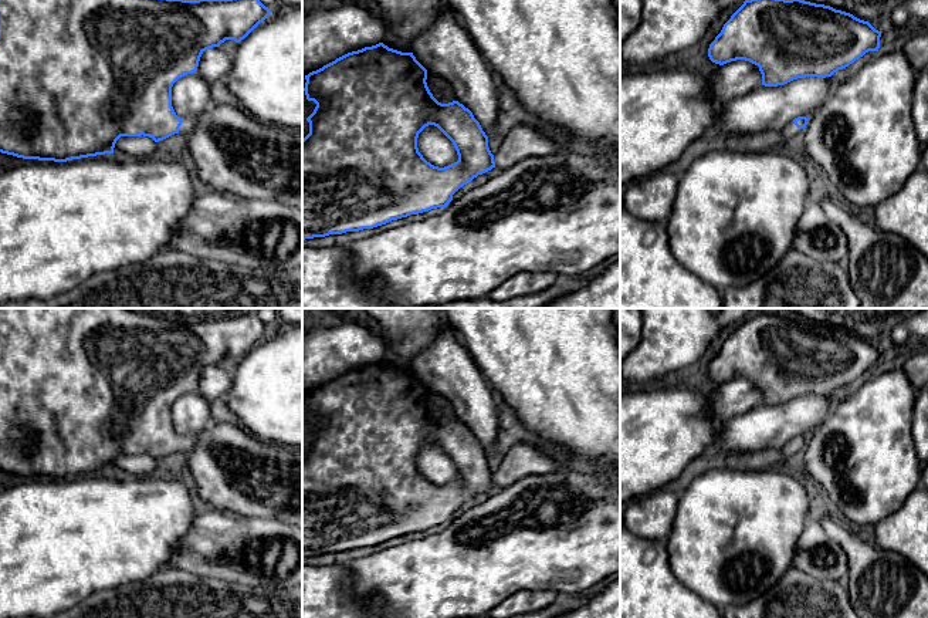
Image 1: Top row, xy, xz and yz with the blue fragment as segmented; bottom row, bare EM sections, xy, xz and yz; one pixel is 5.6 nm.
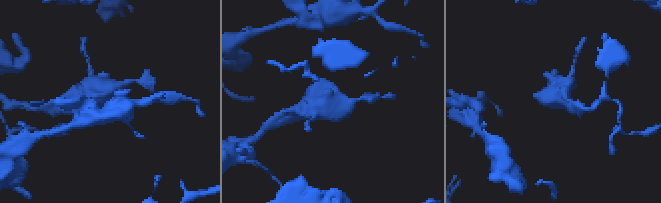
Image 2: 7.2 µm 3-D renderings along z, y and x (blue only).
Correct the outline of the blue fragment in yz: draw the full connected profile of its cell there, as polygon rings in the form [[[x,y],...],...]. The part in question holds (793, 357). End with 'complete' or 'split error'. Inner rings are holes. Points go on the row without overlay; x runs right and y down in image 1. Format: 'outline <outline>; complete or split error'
outline [[[763,313],[745,318],[731,334],[709,362],[708,375],[719,384],[736,378],[749,379],[759,385],[762,403],[778,405],[797,396],[832,395],[866,371],[878,369],[880,355],[881,349],[850,331],[800,317],[785,318]]]; complete

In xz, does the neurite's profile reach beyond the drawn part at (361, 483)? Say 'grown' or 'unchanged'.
grown

